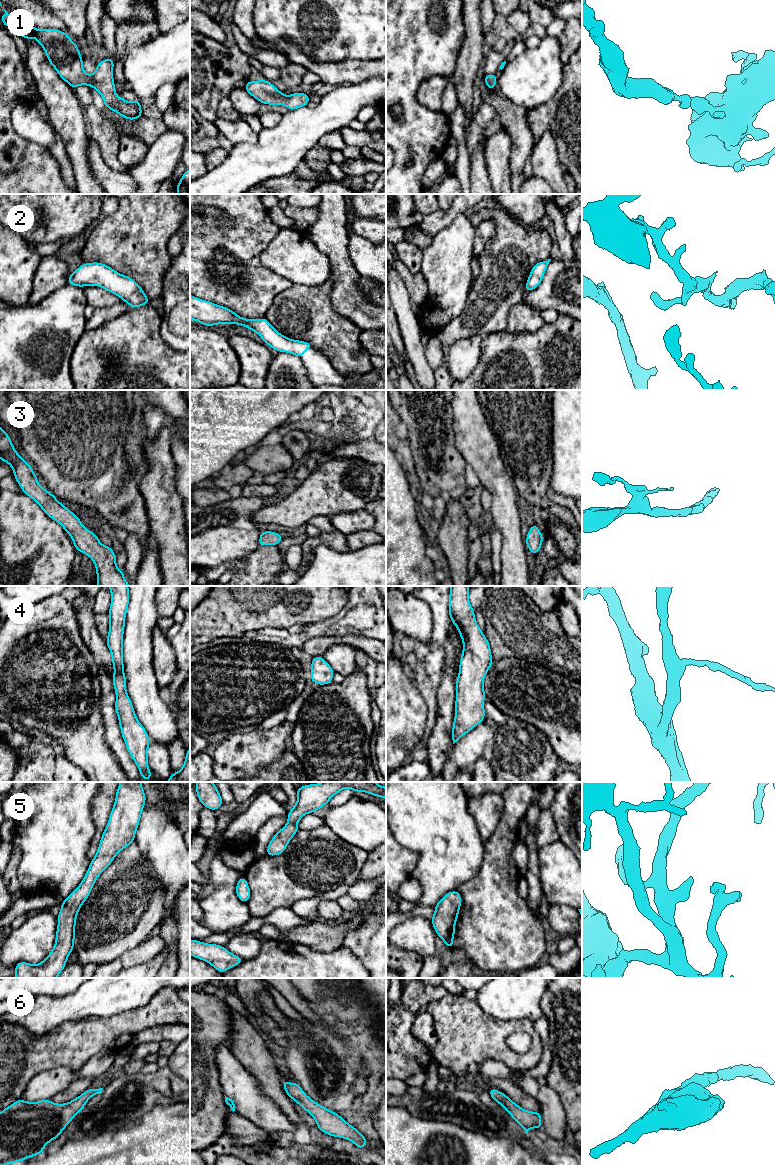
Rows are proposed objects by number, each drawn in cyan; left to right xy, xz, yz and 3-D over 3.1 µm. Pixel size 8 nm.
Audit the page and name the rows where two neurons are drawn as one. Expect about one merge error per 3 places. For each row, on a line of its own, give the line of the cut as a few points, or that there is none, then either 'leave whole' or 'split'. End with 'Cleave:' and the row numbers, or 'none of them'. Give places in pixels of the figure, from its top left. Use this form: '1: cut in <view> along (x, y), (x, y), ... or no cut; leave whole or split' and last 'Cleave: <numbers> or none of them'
1: no cut; leave whole
2: no cut; leave whole
3: no cut; leave whole
4: no cut; leave whole
5: no cut; leave whole
6: no cut; leave whole
Cleave: none of them

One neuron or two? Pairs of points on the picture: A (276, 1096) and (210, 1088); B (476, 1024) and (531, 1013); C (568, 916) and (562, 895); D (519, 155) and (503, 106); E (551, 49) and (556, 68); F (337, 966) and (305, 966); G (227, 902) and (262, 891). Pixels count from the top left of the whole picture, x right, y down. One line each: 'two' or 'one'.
A: two
B: two
C: two
D: one
E: one
F: one
G: two

